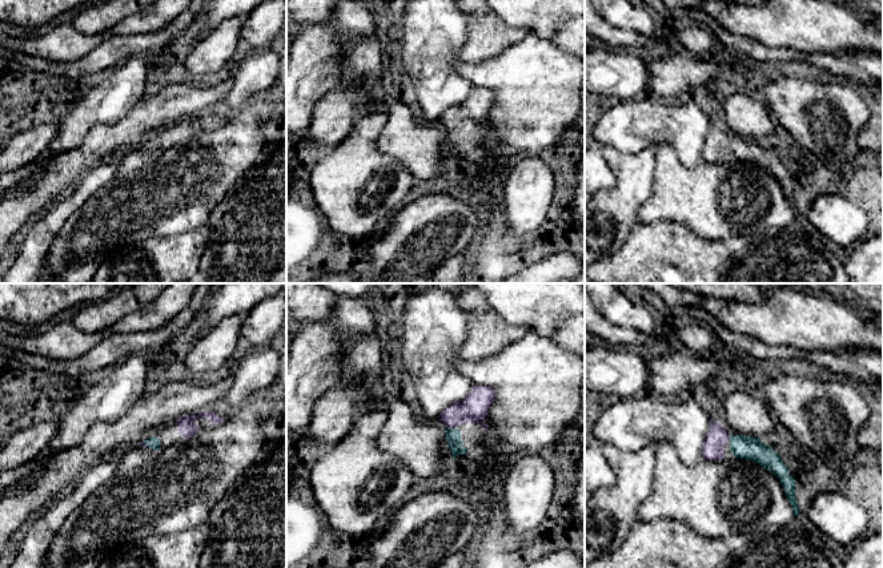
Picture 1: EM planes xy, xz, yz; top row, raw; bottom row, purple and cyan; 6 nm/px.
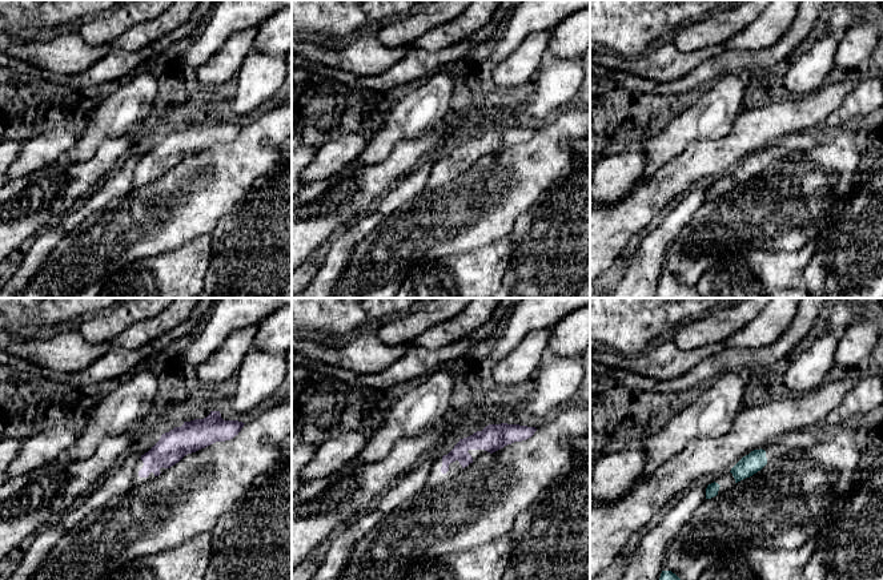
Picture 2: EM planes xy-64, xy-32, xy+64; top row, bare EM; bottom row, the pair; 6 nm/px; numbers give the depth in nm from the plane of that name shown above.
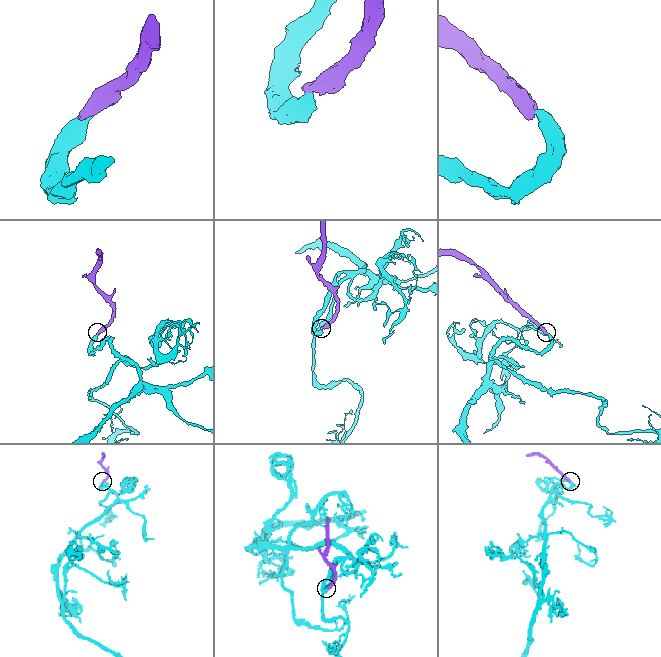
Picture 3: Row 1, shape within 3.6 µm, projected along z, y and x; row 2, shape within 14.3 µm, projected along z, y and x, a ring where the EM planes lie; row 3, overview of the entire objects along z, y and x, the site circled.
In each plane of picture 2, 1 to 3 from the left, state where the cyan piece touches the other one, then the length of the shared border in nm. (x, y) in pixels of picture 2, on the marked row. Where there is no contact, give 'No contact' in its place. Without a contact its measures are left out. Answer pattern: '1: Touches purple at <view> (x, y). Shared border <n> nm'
1: No contact
2: No contact
3: No contact

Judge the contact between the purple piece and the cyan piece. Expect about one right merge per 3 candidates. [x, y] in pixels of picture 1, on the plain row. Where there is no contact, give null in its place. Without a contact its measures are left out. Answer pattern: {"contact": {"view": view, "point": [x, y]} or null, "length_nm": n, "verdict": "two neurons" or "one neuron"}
{"contact": {"view": "xz", "point": [452, 129]}, "length_nm": 40, "verdict": "one neuron"}

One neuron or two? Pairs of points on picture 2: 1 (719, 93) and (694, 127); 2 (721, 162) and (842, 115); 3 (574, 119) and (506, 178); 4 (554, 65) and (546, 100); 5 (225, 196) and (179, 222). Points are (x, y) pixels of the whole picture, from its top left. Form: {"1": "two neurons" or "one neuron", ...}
{"1": "one neuron", "2": "two neurons", "3": "one neuron", "4": "one neuron", "5": "one neuron"}

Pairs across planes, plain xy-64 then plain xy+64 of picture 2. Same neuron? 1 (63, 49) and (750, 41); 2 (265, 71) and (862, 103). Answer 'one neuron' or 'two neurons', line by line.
1: one neuron
2: one neuron

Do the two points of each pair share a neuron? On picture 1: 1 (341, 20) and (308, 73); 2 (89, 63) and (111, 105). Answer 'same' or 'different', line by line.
1: same
2: different

